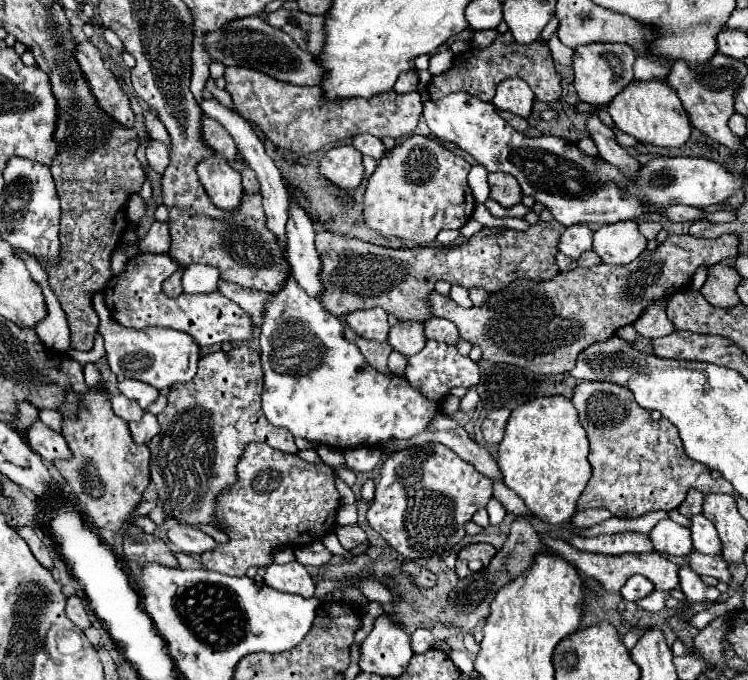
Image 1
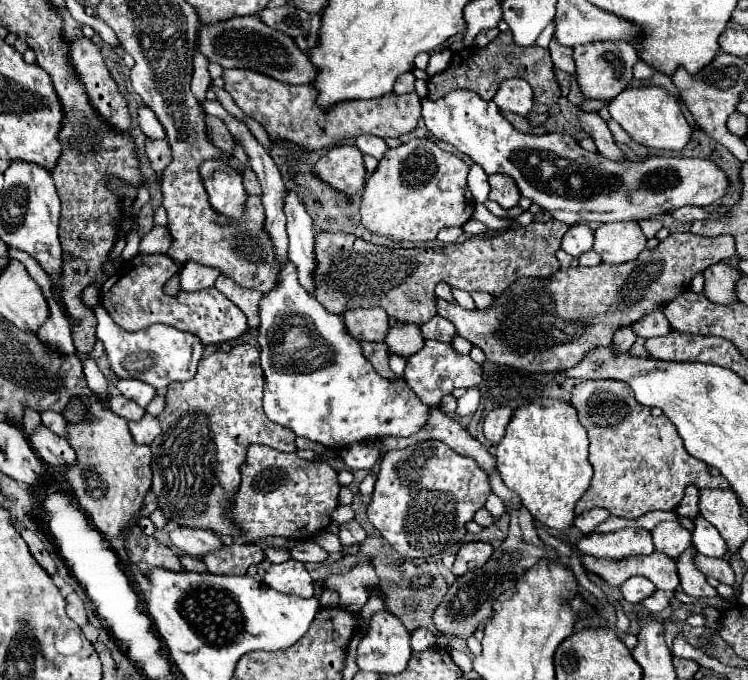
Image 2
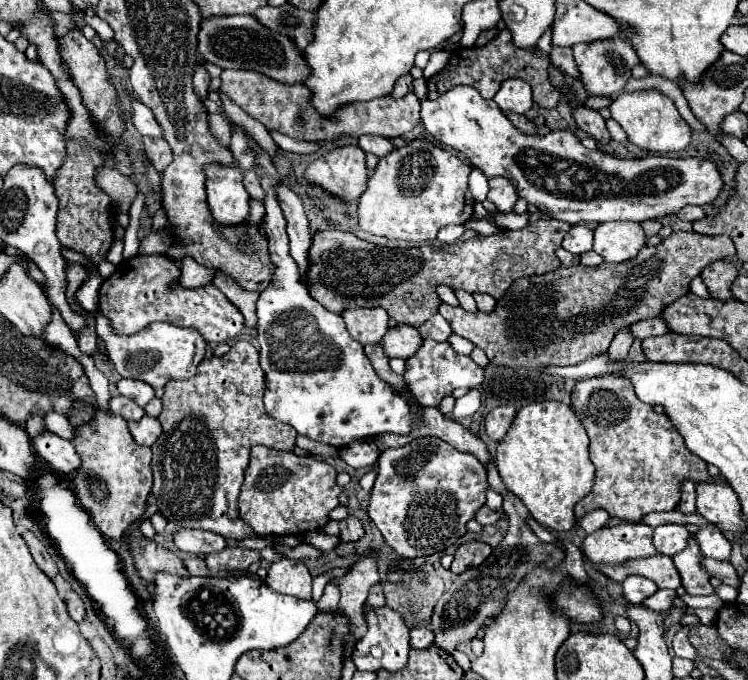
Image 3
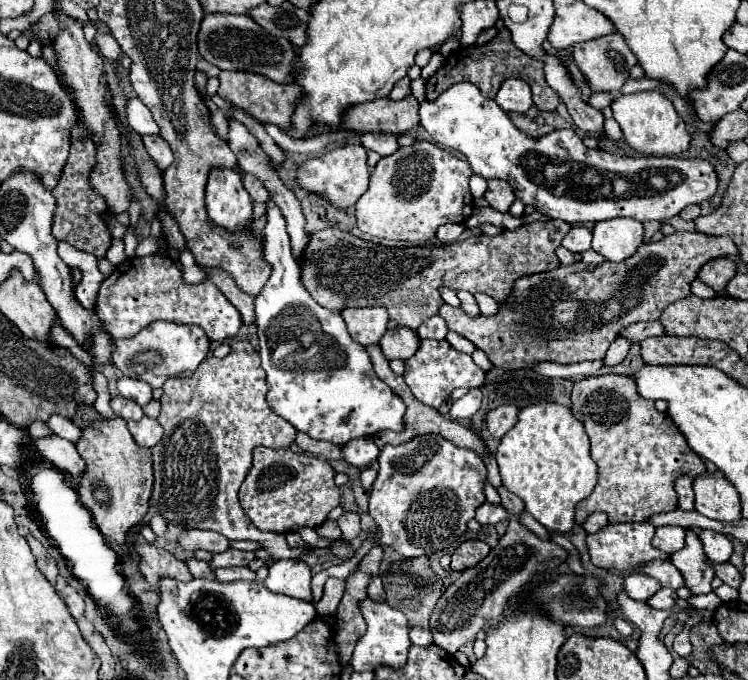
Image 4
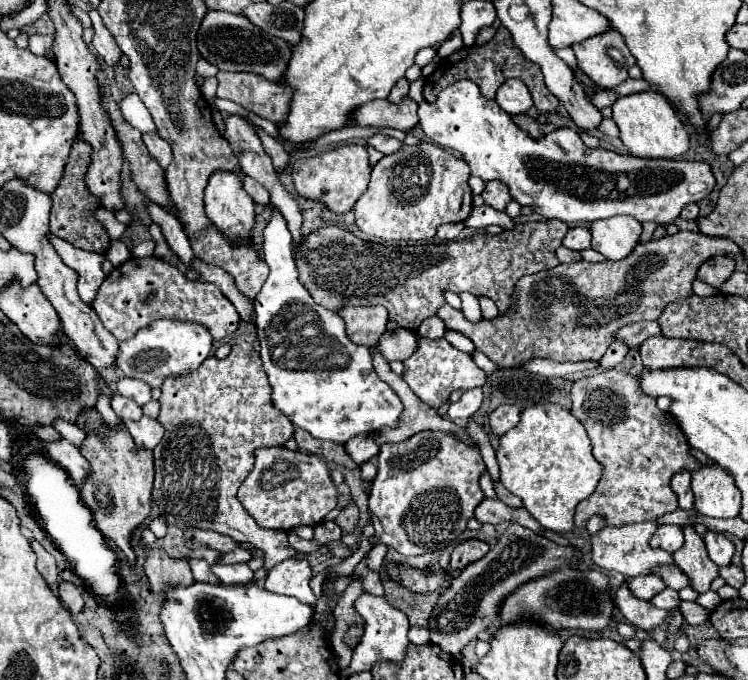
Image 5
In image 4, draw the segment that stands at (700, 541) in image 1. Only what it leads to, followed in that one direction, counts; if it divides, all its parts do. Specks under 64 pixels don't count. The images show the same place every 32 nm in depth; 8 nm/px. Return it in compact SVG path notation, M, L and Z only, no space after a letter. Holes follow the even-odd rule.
M706 528L706 530L702 530L702 532L698 534L698 538L700 538L702 546L704 546L704 554L706 554L710 560L714 560L714 562L728 562L728 560L730 560L732 542L730 542L724 534Z

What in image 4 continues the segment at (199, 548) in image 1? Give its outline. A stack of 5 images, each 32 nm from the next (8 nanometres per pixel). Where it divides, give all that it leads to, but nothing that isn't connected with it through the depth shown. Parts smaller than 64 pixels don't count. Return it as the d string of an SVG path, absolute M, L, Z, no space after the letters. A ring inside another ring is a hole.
M184 530L178 536L178 544L184 550L196 552L196 550L208 550L208 552L224 552L230 548L230 540L216 534L216 532L204 532L204 530Z

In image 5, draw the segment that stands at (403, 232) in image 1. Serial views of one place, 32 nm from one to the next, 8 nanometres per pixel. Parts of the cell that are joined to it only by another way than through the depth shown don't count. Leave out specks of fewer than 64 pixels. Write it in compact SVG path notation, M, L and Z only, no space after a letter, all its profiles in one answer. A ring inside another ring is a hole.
M432 142L402 146L400 152L384 156L372 168L368 190L358 198L354 206L356 226L364 234L370 234L382 240L428 240L436 236L436 228L440 224L464 222L470 216L474 206L472 206L472 192L468 186L468 178L470 178L468 164Z

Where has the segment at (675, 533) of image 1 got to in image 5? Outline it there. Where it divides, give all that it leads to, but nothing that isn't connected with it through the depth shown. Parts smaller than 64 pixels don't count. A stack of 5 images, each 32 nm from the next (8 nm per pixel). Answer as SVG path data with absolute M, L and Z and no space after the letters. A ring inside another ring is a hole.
M658 526L654 532L650 546L652 548L662 548L666 552L676 552L684 544L684 532L680 526Z

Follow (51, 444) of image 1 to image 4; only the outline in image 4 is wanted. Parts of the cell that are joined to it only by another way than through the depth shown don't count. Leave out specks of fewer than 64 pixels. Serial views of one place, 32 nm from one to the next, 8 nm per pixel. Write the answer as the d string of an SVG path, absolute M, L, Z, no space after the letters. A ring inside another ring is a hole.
M44 436L44 438L34 440L34 446L44 460L54 464L54 468L58 468L60 472L70 474L76 484L80 472L84 470L84 460L80 458L72 442L60 436Z

